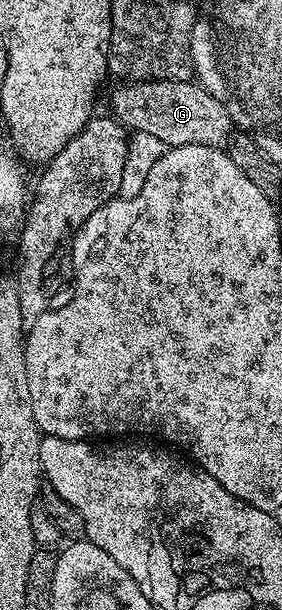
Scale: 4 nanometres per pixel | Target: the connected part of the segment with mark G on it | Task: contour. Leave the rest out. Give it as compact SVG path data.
M192 80L187 81L134 81L128 83L117 83L113 94L109 97L109 105L112 116L125 126L126 130L155 135L163 139L166 147L174 145L206 145L207 147L218 147L219 143L228 142L235 132L235 126L229 113L215 95L208 93L199 83Z

